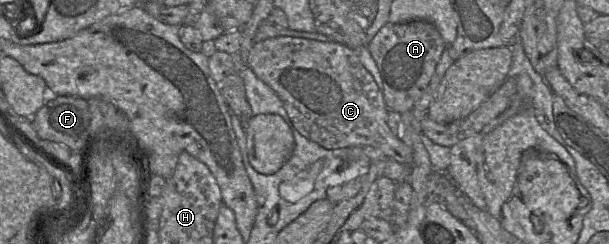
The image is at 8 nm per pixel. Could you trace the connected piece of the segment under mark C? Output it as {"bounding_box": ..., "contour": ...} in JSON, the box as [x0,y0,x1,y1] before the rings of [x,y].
{"bounding_box":[248,37,413,167],"contour":[[[274,37],[254,42],[248,53],[248,66],[281,99],[294,128],[304,137],[326,149],[371,146],[381,150],[388,159],[410,167],[413,151],[387,124],[389,109],[382,90],[361,63],[358,48],[335,41],[319,41],[302,37]]]}

